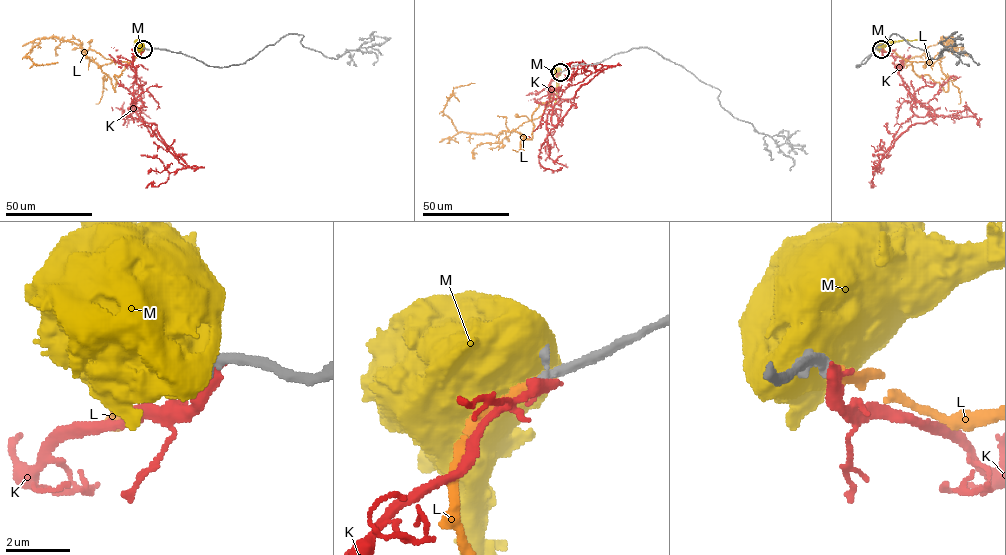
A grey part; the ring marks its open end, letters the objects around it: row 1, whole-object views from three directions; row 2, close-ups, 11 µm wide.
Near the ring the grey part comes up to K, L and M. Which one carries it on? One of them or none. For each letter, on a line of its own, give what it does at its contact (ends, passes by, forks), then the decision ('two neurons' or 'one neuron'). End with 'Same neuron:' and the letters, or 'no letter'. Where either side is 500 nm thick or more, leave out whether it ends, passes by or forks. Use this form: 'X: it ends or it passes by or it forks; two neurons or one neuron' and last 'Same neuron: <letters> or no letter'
K: two neurons
L: it ends; one neuron
M: two neurons
Same neuron: L

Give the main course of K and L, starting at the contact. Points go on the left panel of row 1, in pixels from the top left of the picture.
K: (144, 49), (132, 58), (142, 90), (137, 114), (196, 167), (181, 164), (134, 117)
L: (143, 49), (114, 74), (115, 92), (111, 79), (71, 41), (42, 38), (26, 54), (35, 65), (58, 62)

